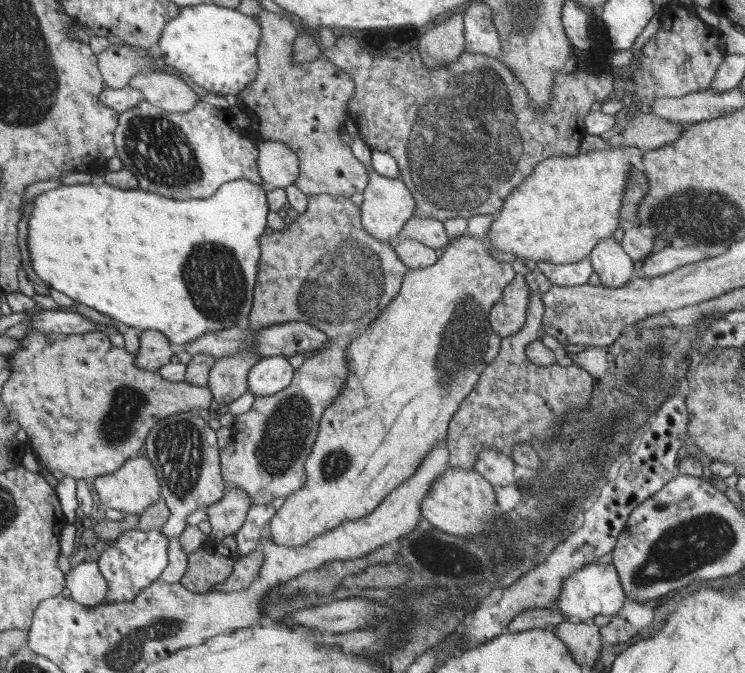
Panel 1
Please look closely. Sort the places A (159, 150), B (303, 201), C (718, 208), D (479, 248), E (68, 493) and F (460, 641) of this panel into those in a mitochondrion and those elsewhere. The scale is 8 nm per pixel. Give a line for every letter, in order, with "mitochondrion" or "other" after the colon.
A: mitochondrion
B: other
C: mitochondrion
D: other
E: other
F: other

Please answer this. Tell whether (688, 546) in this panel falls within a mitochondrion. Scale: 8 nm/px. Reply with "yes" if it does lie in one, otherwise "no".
yes

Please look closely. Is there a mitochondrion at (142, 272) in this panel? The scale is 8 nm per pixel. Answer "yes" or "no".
no

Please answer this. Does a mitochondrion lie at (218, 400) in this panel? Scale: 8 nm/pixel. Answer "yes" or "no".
no

